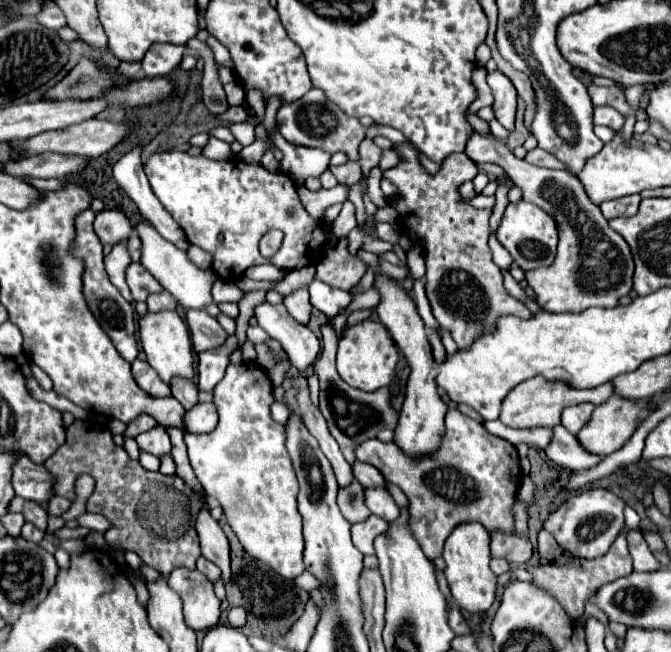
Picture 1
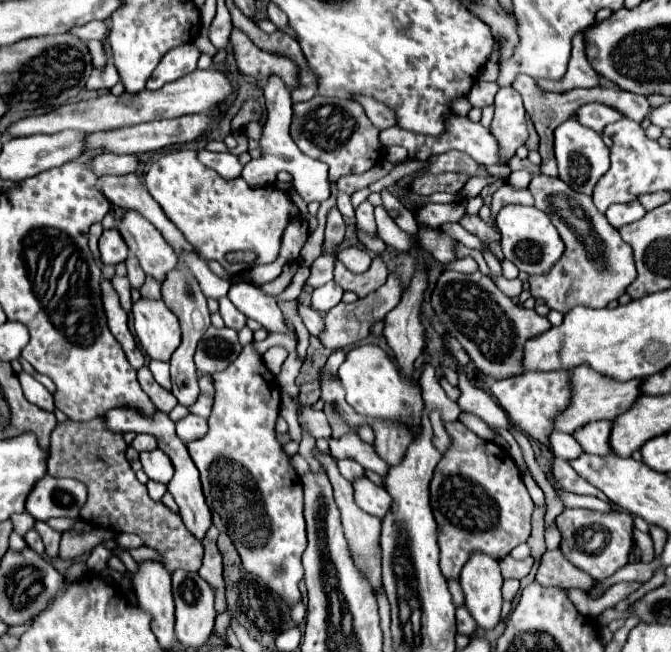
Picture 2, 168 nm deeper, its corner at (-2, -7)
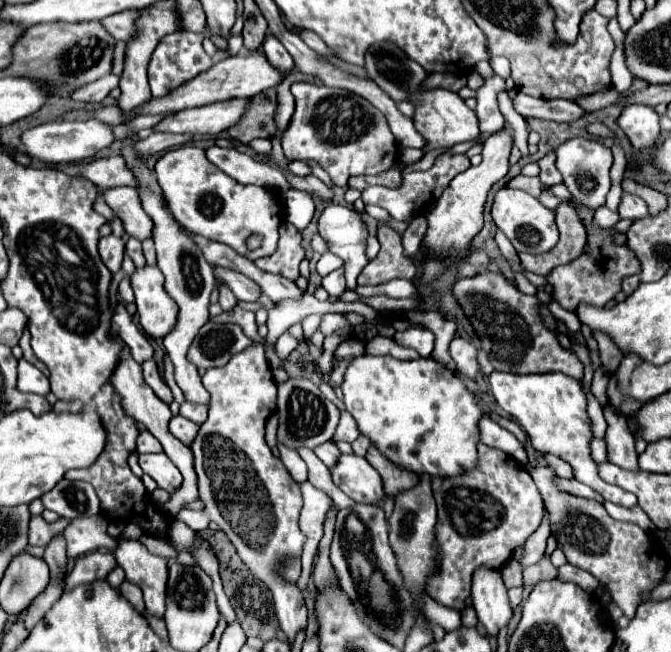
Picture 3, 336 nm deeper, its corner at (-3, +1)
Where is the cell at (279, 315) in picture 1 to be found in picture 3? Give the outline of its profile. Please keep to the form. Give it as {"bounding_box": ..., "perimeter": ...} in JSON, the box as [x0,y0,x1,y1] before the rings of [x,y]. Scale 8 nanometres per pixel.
{"bounding_box":[214,267,260,301],"perimeter":[[[214,267],[214,277],[218,281],[226,283],[238,301],[256,301],[260,295],[260,287],[252,279],[244,277],[242,273],[236,273],[234,269]]]}

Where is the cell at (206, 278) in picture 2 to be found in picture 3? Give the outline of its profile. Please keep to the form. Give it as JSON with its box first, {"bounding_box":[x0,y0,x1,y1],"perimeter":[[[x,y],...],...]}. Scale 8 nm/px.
{"bounding_box":[218,285,236,311],"perimeter":[[[218,285],[218,289],[220,289],[220,307],[224,309],[224,311],[232,311],[234,307],[236,307],[236,297],[230,293],[230,289],[226,287],[226,285]]]}

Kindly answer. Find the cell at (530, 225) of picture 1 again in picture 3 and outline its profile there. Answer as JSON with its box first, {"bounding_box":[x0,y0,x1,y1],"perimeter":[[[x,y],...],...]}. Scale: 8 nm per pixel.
{"bounding_box":[492,187,560,253],"perimeter":[[[504,187],[494,195],[492,219],[496,227],[510,239],[518,253],[546,253],[548,249],[552,249],[552,245],[556,245],[556,237],[560,235],[556,229],[554,211],[546,209],[536,197],[510,187]]]}

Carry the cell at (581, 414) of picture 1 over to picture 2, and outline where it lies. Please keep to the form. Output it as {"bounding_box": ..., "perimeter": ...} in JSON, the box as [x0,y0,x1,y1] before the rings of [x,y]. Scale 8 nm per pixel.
{"bounding_box":[573,421,611,455],"perimeter":[[[593,421],[583,427],[579,427],[573,437],[577,443],[587,451],[595,455],[611,455],[611,449],[607,445],[607,435],[611,433],[611,421]]]}

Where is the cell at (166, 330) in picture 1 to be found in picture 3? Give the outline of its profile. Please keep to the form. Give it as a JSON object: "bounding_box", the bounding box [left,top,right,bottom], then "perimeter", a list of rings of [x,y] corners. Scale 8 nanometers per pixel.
{"bounding_box":[130,265,178,339],"perimeter":[[[156,265],[136,267],[130,275],[130,285],[136,297],[140,325],[152,339],[162,339],[176,323],[178,305],[174,299],[164,291],[162,273]]]}

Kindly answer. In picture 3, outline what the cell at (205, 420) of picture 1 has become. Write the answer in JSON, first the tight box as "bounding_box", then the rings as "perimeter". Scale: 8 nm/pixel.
{"bounding_box":[168,415,200,445],"perimeter":[[[176,415],[176,417],[170,419],[168,429],[170,429],[170,433],[172,433],[176,439],[180,439],[184,445],[192,445],[192,441],[196,439],[196,433],[198,433],[200,427],[198,427],[198,425],[192,425],[192,421]]]}

